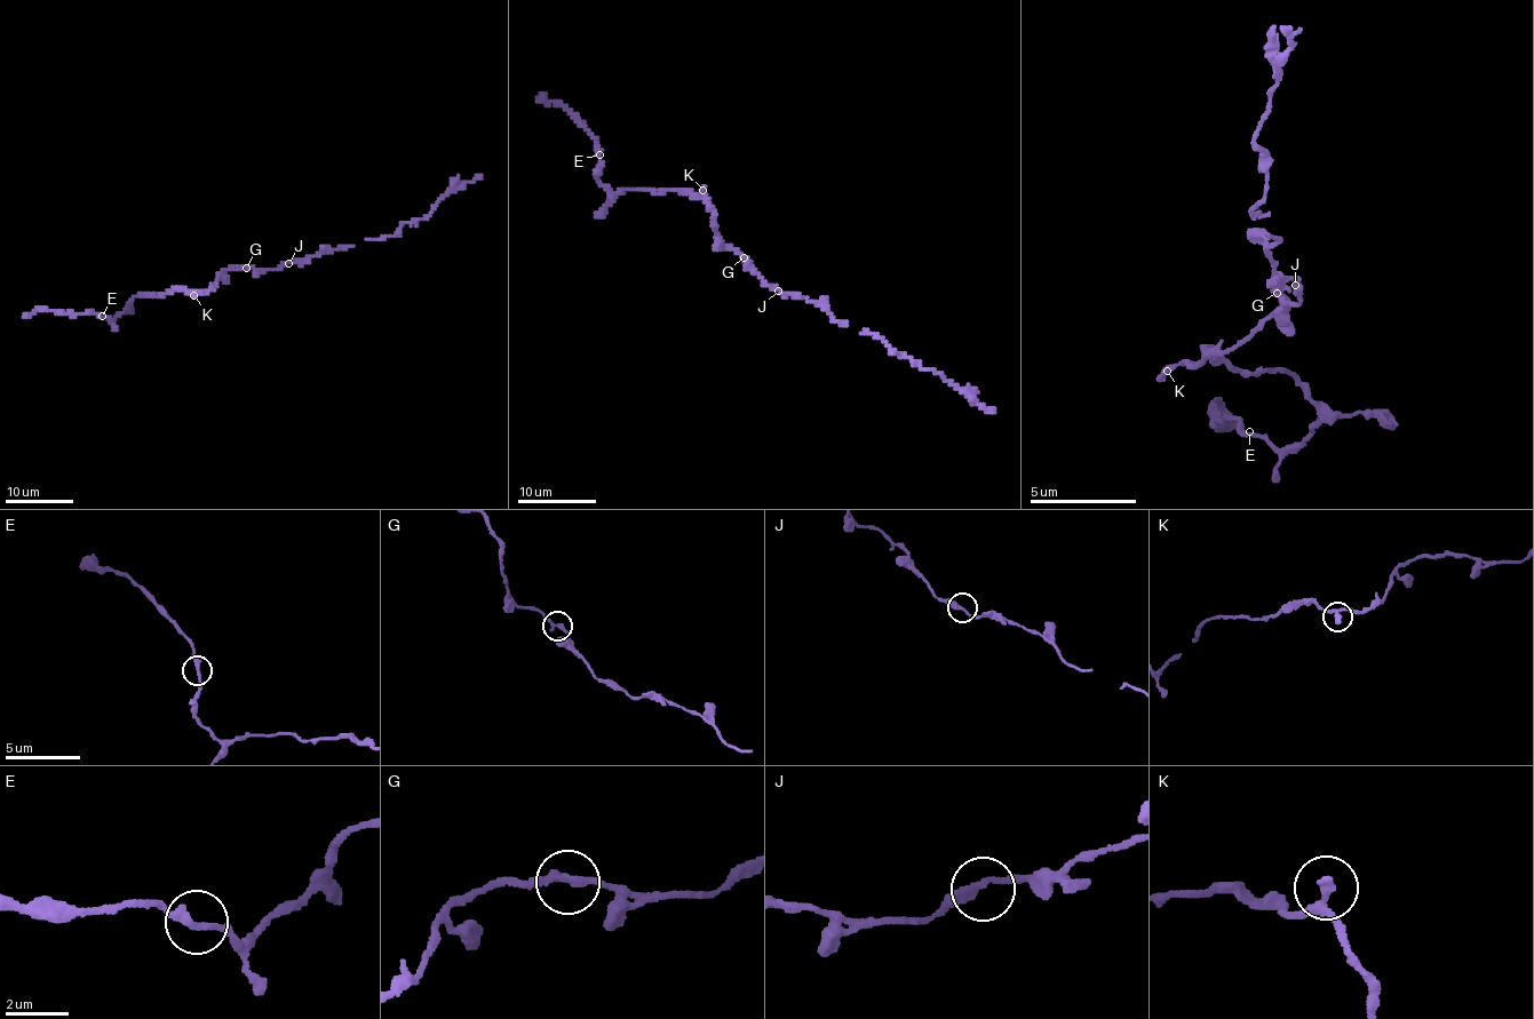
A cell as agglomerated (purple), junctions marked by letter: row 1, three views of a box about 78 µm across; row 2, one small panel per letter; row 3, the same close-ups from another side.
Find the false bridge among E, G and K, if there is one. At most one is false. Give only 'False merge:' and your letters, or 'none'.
False merge: none

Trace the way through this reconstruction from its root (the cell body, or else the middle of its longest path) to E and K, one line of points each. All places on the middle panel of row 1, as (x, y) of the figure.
E: (737, 251), (718, 243), (714, 213), (702, 197), (649, 189), (612, 192), (598, 178), (599, 154)
K: (737, 251), (718, 243), (714, 213), (702, 190)

